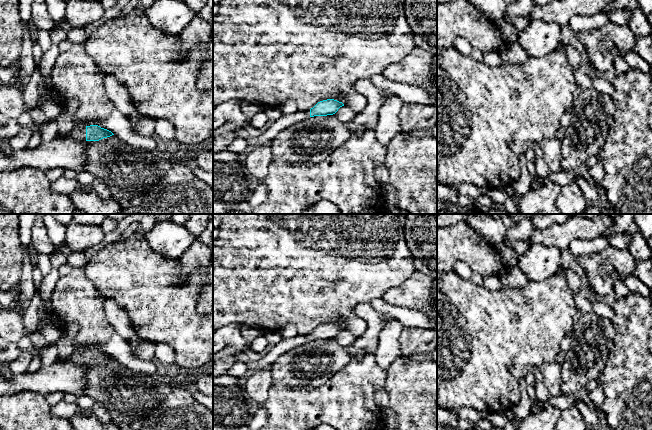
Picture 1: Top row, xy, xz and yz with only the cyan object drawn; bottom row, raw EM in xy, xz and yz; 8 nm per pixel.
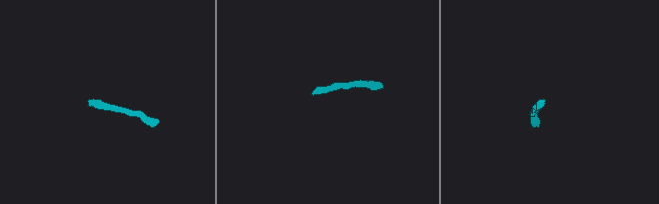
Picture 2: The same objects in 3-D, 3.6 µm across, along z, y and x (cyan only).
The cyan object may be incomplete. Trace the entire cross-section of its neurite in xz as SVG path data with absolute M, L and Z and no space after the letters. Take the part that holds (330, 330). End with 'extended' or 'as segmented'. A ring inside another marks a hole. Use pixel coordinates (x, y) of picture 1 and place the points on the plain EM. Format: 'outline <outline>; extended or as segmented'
outline M327 323L318 326L313 332L307 335L296 335L293 338L282 339L276 345L273 345L272 350L262 356L257 361L249 360L246 363L250 371L269 368L282 354L290 351L296 346L303 345L314 340L327 340L335 338L340 331L344 330L342 326L334 323Z; extended

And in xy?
outline M90 349L86 351L74 350L66 360L60 360L67 363L99 365L114 359L111 355L101 352L98 349Z; extended

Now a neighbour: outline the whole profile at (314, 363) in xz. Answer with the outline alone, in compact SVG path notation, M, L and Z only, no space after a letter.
M334 338L314 340L282 354L269 367L272 382L291 386L322 386L352 359Z

